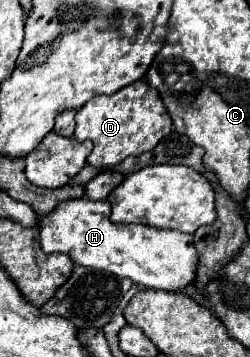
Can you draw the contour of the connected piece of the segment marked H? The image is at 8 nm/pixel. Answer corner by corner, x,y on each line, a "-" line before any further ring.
87,197
67,199
39,221
39,241
45,253
67,253
75,265
85,265
101,271
109,271
117,277
129,277
133,283
177,291
195,279
197,251
193,235
155,229
147,225
119,225
109,221
111,205
107,201
91,201

